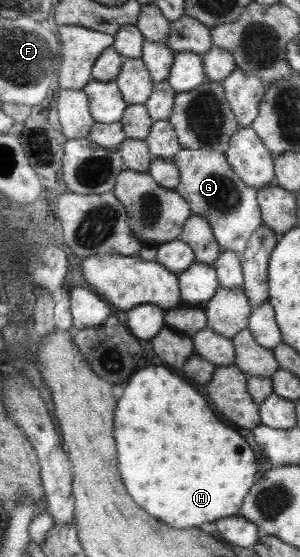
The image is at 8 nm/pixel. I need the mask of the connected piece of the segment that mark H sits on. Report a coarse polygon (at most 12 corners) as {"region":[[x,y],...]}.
{"region":[[169,367],[129,377],[119,465],[175,529],[237,515],[255,451]]}

